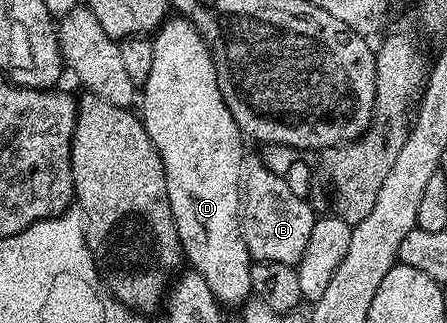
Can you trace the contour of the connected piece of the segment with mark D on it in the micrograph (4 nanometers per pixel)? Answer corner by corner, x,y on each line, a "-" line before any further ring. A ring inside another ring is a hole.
183,16
169,17
164,25
155,31
152,43
154,68
150,68
150,80
146,80
142,88
142,121
154,148
158,148
158,156
164,165
166,188
178,228
180,249
187,265
198,271
202,280
206,280
206,284
210,284
210,292
214,292
217,302
225,307
243,307
252,294
250,272
253,264
240,227
240,175
246,157
245,139
234,116
230,116
230,108
226,108
222,100
212,51
204,43
204,37
196,31
196,25

